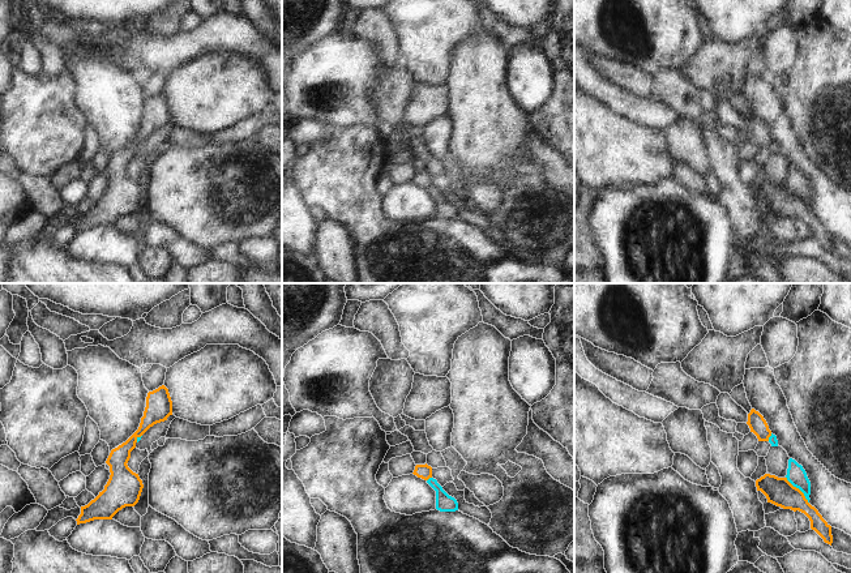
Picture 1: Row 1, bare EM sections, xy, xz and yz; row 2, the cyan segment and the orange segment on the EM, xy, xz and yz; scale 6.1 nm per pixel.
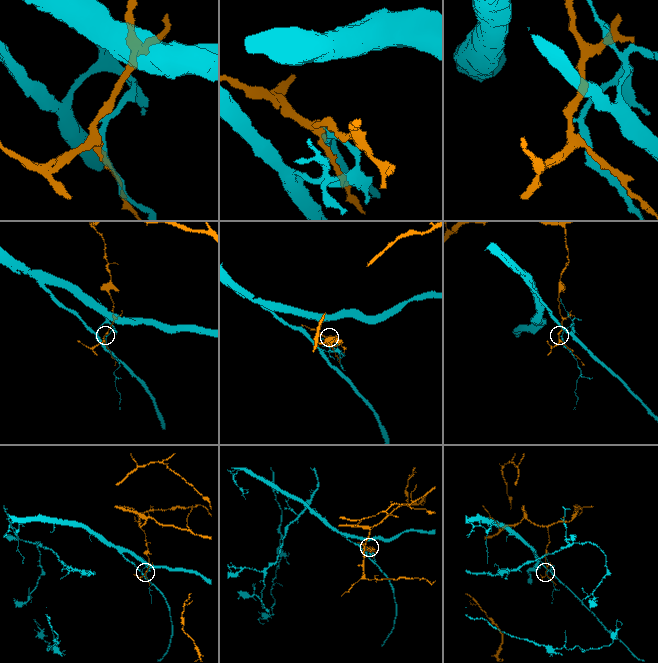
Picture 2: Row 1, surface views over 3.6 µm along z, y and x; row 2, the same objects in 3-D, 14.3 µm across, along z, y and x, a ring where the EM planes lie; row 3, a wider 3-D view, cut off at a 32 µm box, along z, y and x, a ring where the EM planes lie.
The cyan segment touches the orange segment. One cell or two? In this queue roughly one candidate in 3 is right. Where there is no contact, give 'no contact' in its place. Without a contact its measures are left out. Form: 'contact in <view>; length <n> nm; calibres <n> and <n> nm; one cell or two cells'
contact in yz; length 220 nm; calibres 120 and 170 nm; two cells

